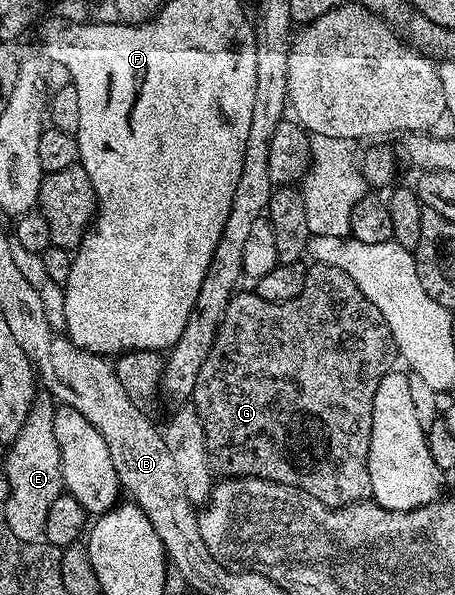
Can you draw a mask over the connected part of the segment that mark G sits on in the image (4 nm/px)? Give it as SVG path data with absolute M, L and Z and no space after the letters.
M312 264L307 271L304 290L309 291L311 309L313 309L313 313L309 317L309 325L307 325L307 351L301 349L305 345L303 333L301 333L301 337L299 337L299 333L295 333L297 325L295 323L289 325L289 321L285 319L285 309L279 309L279 303L269 303L253 291L236 292L225 311L225 319L217 331L213 351L209 351L200 373L197 374L197 383L191 390L190 400L205 427L207 456L216 474L223 473L219 475L224 478L260 477L266 481L276 481L278 485L297 487L317 499L321 499L321 503L332 507L349 505L353 501L364 500L371 491L367 460L369 459L369 439L373 431L373 395L377 395L377 387L381 384L381 379L385 379L385 375L392 372L394 365L391 364L397 361L395 340L389 339L391 333L389 323L385 323L381 311L377 311L373 315L373 303L365 303L365 299L361 299L361 291L357 287L357 283L353 283L353 279L349 279L349 275L345 275L345 271L341 271L338 267Z

